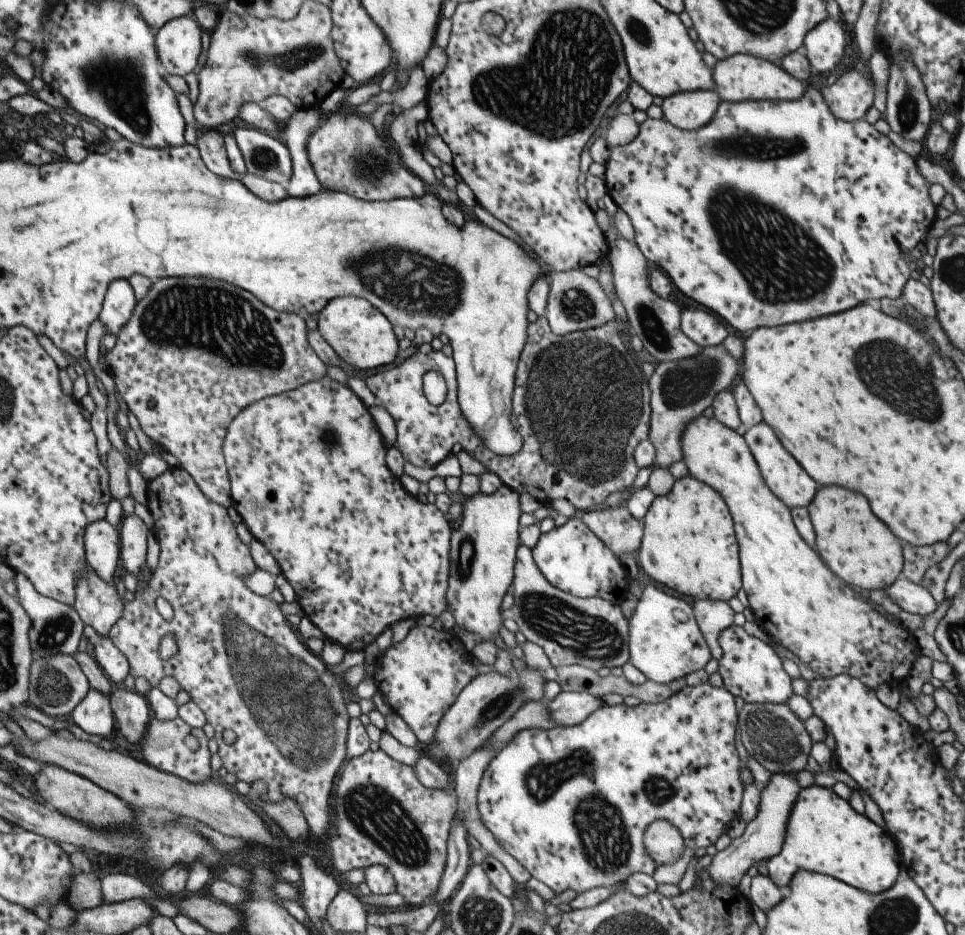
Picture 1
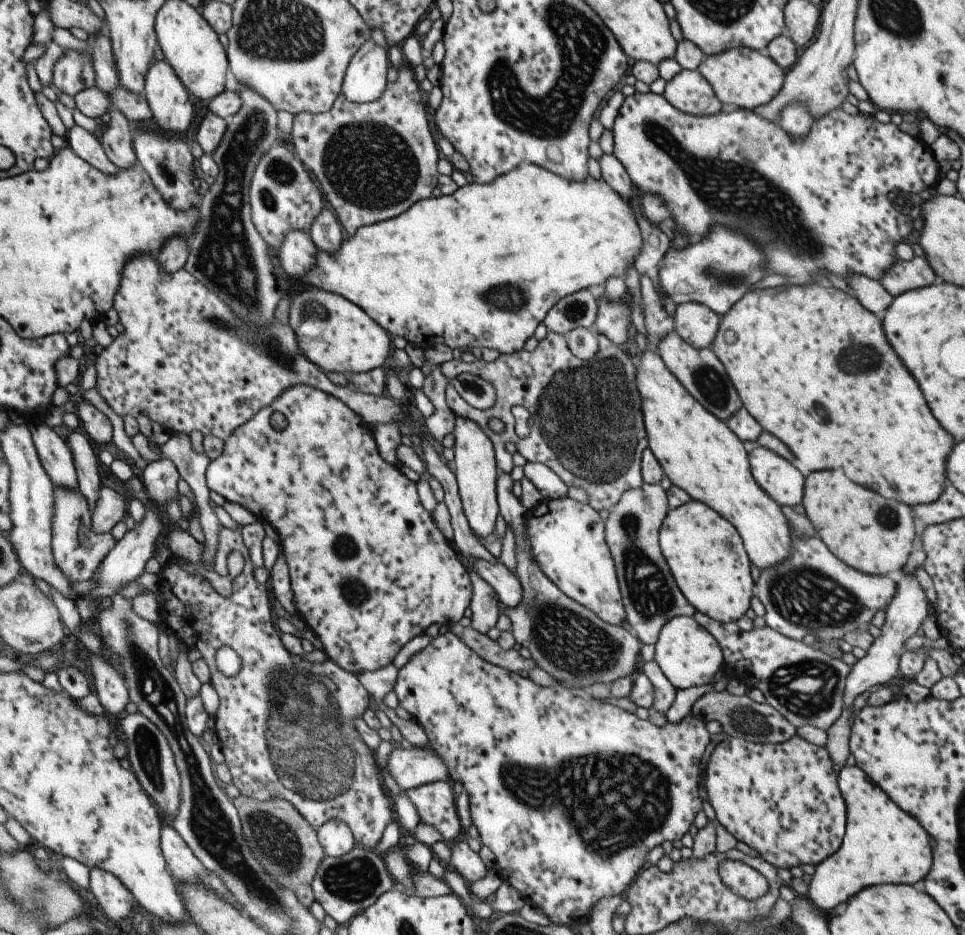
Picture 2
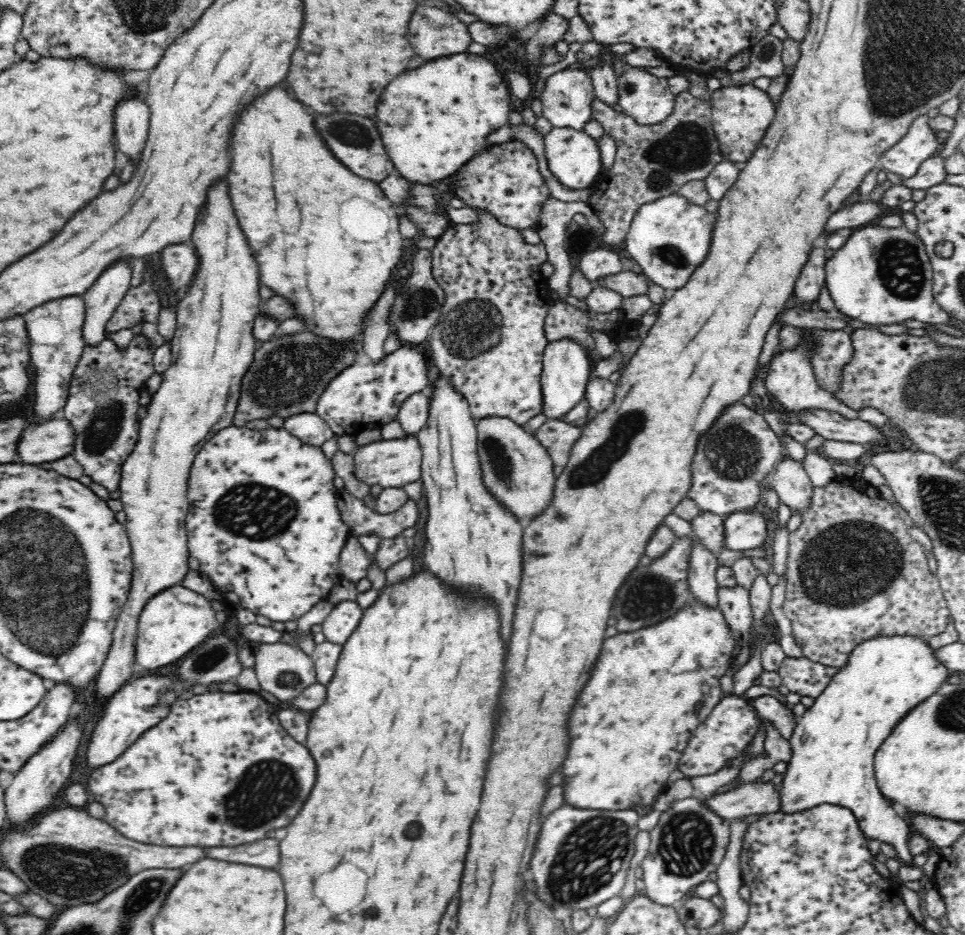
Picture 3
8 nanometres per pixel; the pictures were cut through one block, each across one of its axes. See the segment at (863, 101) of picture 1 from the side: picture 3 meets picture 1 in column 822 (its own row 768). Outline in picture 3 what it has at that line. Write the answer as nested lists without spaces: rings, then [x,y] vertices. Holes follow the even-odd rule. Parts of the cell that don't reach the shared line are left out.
[[[137,676],[126,682],[120,690],[117,690],[106,704],[102,717],[97,722],[88,742],[86,752],[87,764],[92,772],[95,768],[114,762],[139,736],[142,736],[146,730],[158,724],[168,716],[170,706],[174,702],[174,695],[170,693],[170,688],[174,686],[174,680],[170,676]]]

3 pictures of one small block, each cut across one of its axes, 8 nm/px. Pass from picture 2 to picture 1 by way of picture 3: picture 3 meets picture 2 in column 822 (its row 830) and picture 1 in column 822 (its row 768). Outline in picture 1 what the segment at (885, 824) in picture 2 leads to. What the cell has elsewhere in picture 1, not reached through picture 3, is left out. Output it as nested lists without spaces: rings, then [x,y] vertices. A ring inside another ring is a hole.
[[[810,785],[802,788],[788,818],[779,854],[766,860],[771,882],[782,890],[798,870],[832,876],[853,888],[880,893],[902,877],[900,854],[883,827],[851,808],[831,788]]]

